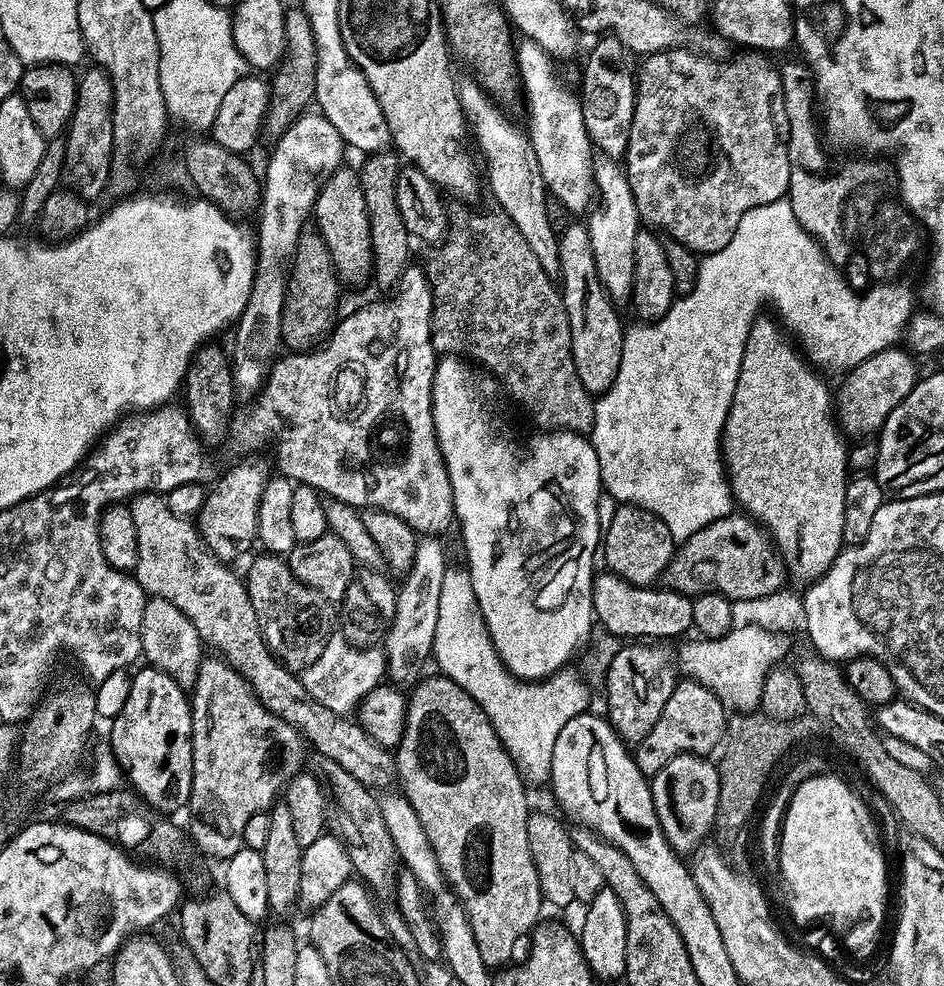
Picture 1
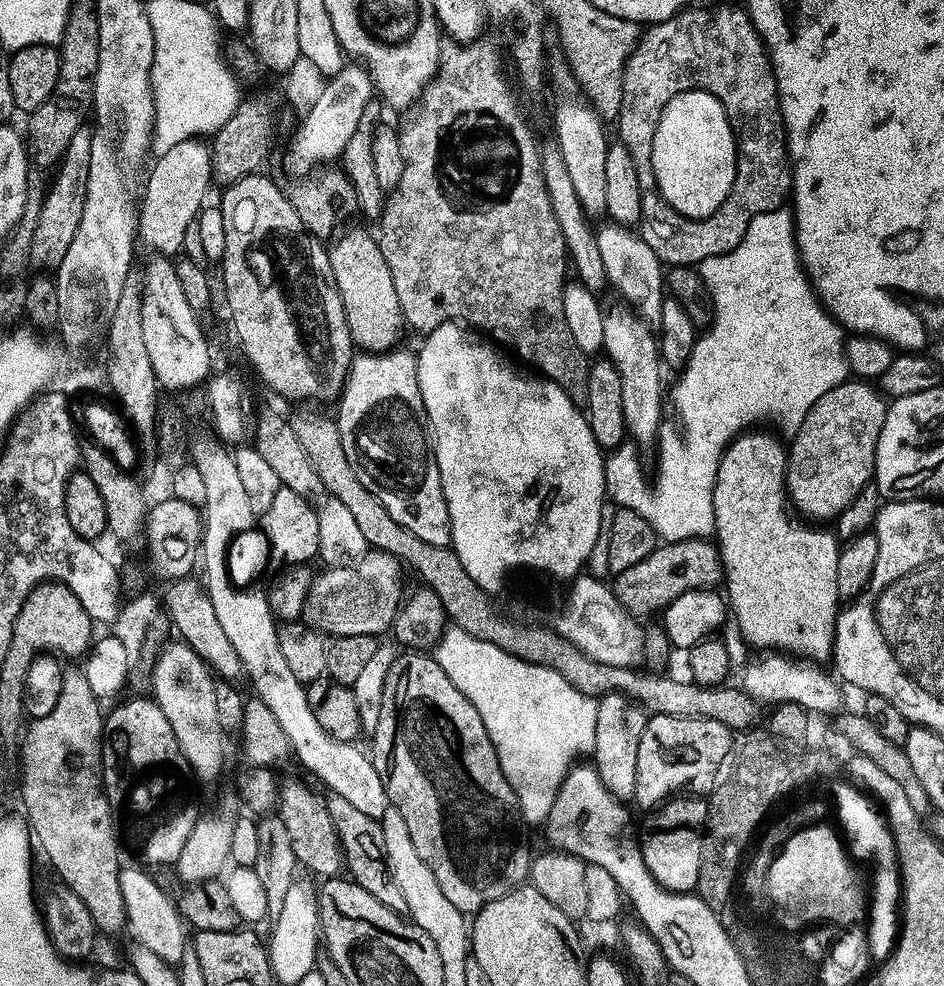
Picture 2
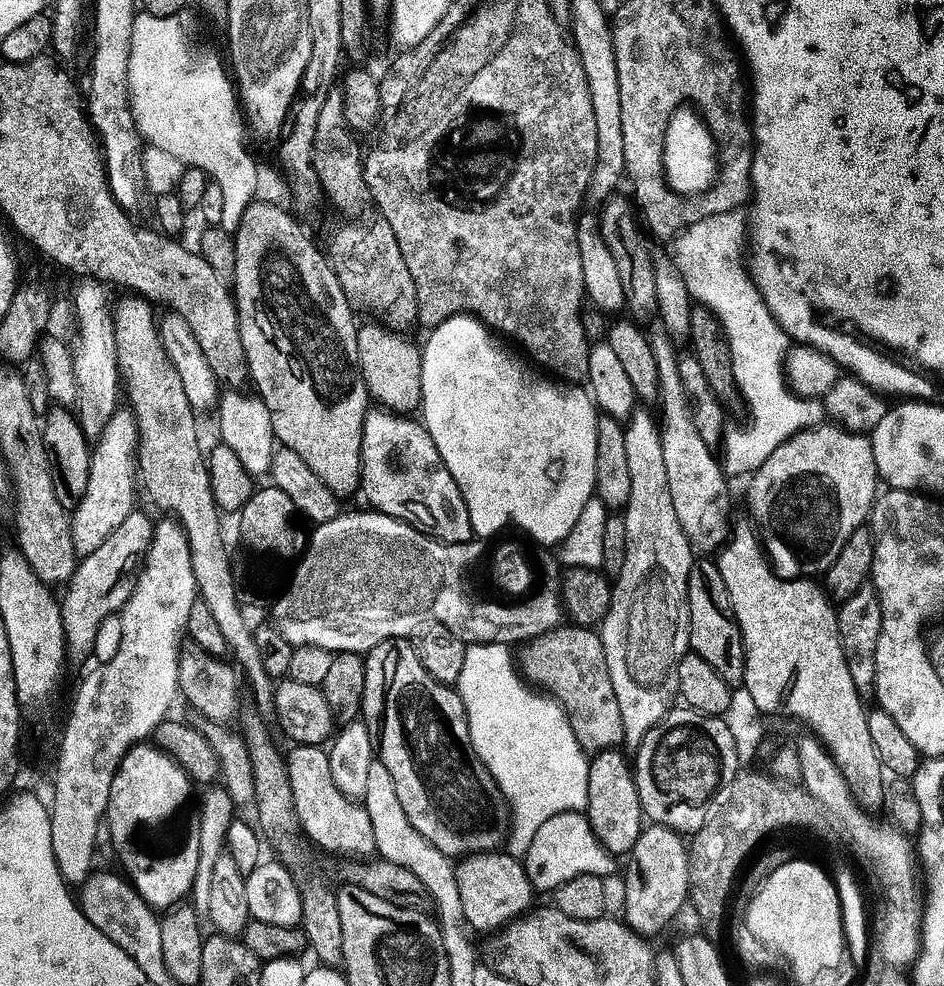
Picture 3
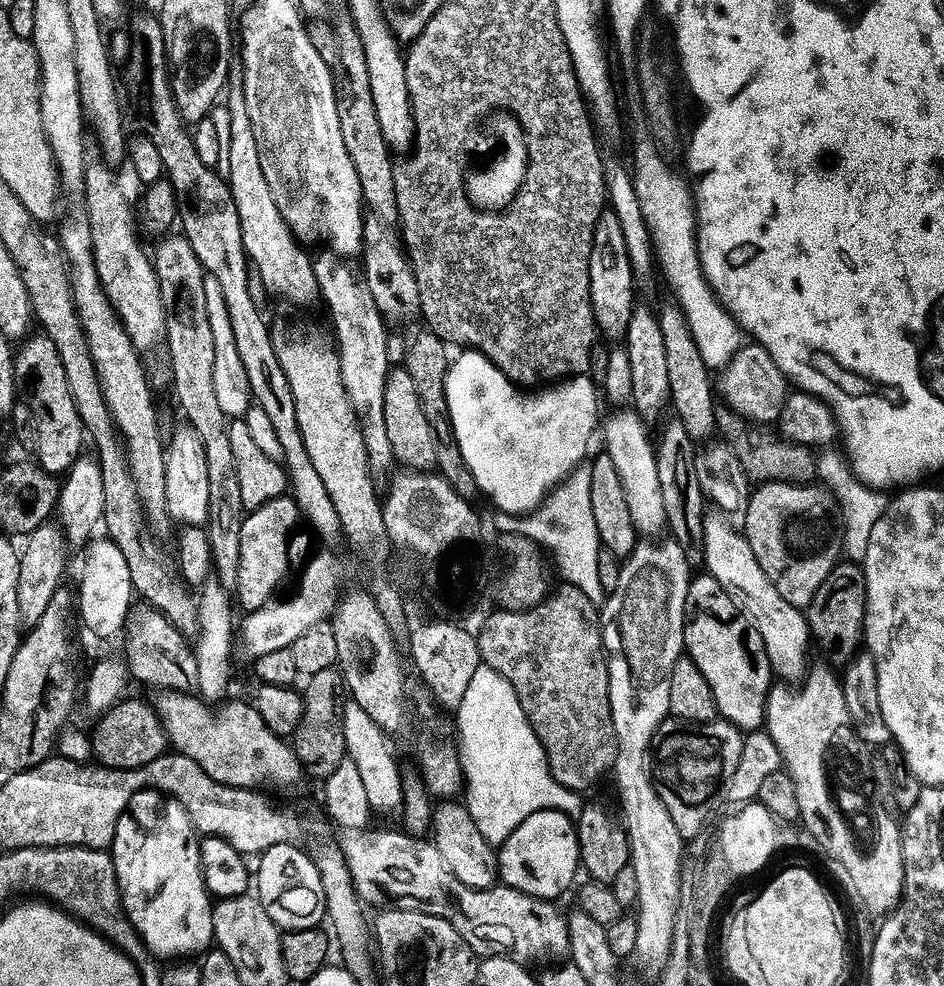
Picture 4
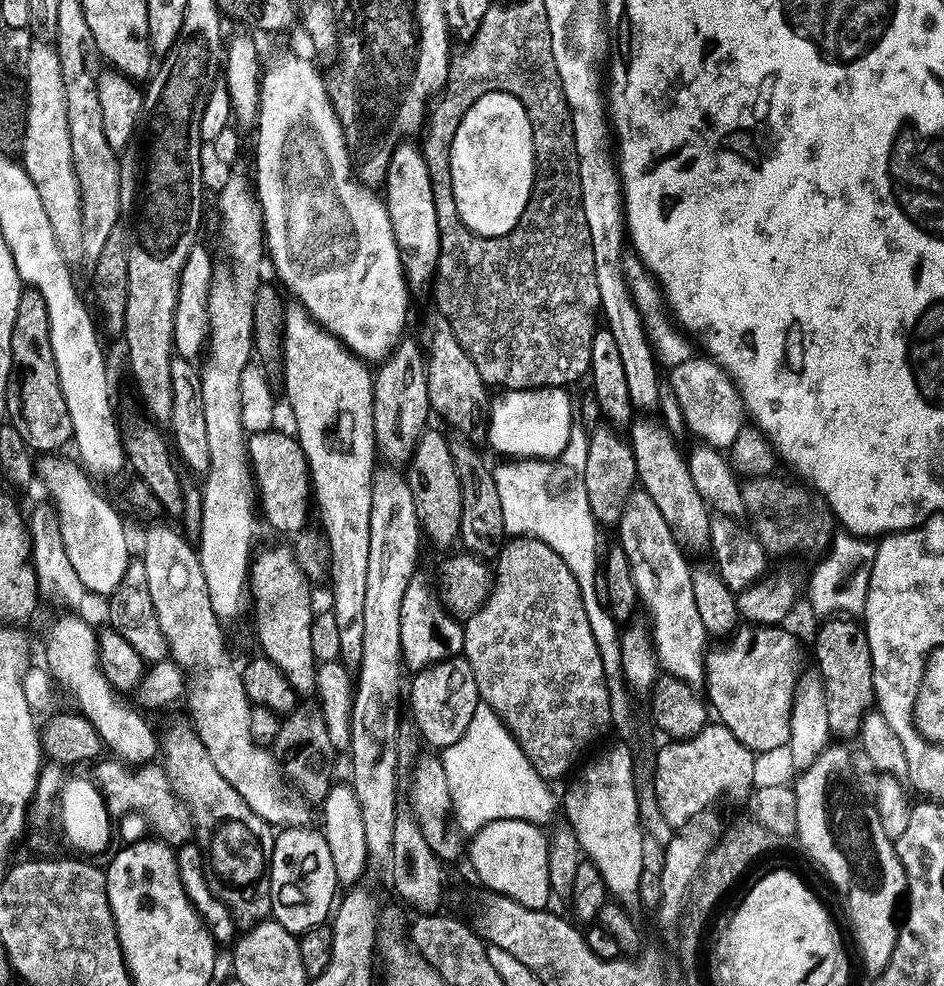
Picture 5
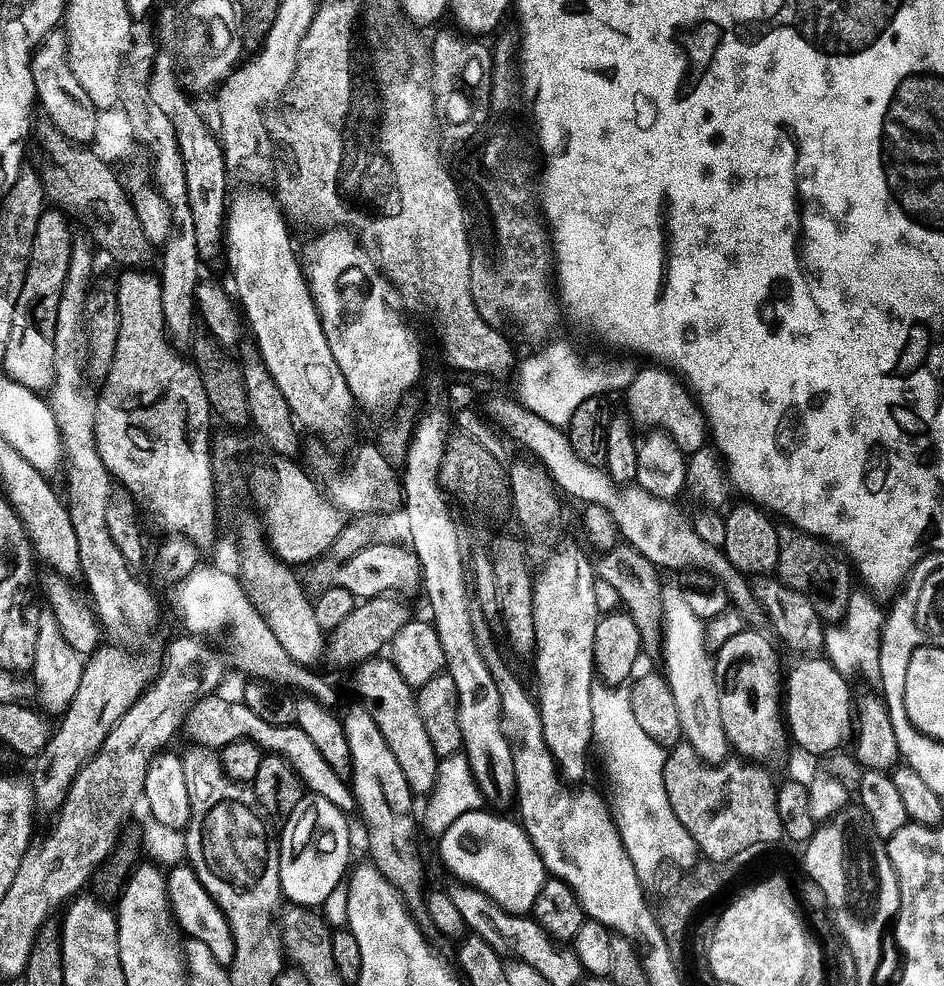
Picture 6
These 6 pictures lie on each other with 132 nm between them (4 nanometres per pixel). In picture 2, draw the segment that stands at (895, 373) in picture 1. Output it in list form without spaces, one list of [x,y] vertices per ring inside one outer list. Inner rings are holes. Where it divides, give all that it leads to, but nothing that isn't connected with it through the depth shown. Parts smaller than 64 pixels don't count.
[[[849,382],[840,384],[822,402],[815,404],[808,411],[808,417],[799,425],[796,441],[790,444],[790,459],[787,473],[787,495],[796,496],[800,504],[808,511],[812,520],[832,520],[839,518],[852,501],[857,498],[860,491],[867,484],[873,483],[876,475],[876,451],[878,442],[882,438],[884,423],[888,417],[889,405],[880,398],[881,393],[872,389],[868,382]]]

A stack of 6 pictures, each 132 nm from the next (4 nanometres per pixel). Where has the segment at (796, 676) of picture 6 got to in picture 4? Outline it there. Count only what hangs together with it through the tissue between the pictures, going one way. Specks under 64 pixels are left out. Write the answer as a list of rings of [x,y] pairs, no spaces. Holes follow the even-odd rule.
[[[709,574],[693,579],[688,611],[691,616],[684,625],[684,650],[710,682],[717,713],[745,734],[761,731],[768,714],[768,694],[774,687],[774,673],[762,638],[740,615],[727,590]]]

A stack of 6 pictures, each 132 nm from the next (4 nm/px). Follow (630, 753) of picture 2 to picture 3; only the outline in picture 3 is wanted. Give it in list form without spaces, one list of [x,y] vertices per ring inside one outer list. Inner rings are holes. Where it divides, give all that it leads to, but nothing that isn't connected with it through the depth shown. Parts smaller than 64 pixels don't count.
[[[623,751],[597,752],[591,757],[589,770],[589,802],[586,815],[598,842],[611,856],[627,858],[632,855],[638,838],[644,833],[646,817],[640,805],[636,773]]]

